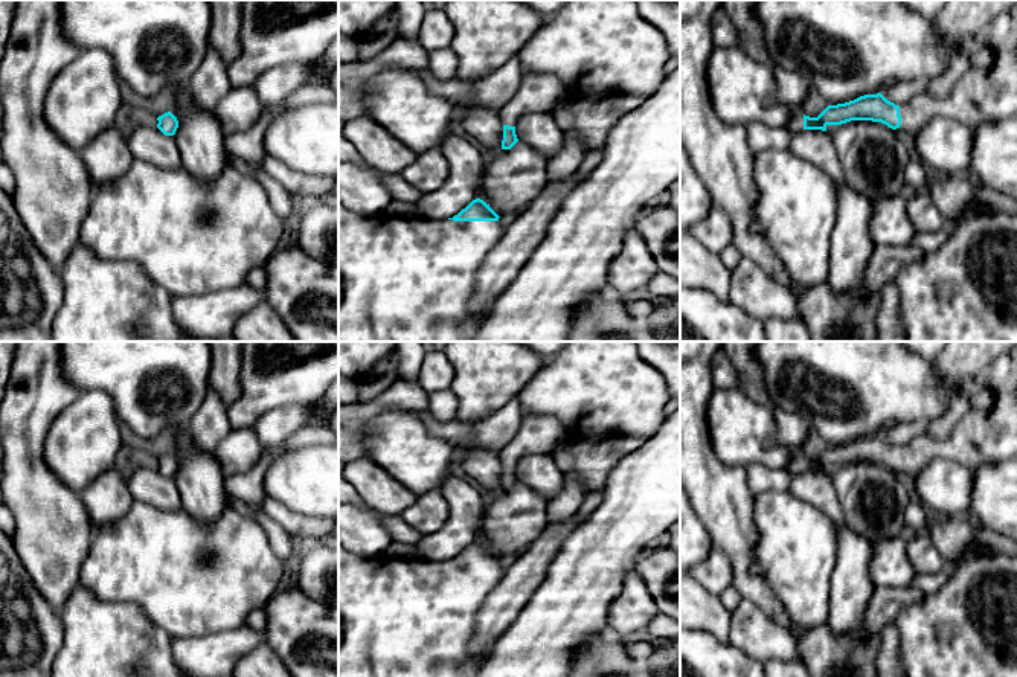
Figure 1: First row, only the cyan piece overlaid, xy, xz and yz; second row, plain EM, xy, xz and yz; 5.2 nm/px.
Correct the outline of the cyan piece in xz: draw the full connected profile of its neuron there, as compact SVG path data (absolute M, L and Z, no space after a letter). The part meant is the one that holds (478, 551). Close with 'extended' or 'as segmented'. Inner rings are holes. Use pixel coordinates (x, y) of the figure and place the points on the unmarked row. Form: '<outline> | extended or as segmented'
M473 541L465 550L448 561L360 557L338 544L338 677L464 677L462 663L476 634L476 618L486 596L500 582L505 569L499 557L483 541Z | extended

